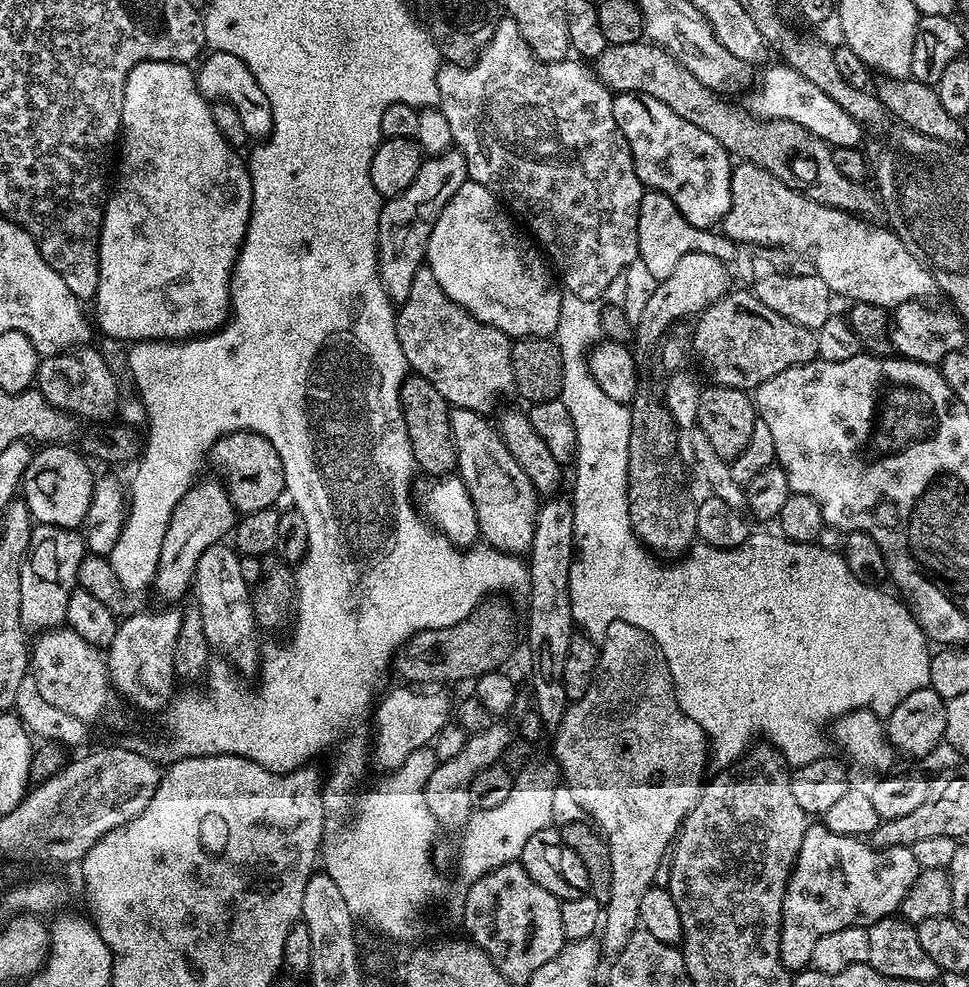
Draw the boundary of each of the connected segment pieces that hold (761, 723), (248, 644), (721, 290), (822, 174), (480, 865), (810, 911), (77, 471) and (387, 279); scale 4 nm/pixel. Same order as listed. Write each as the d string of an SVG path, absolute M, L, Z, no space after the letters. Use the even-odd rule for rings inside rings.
M571 294L561 295L558 326L554 333L554 341L560 348L561 360L564 363L562 388L558 398L566 406L566 410L570 410L570 418L576 427L574 472L580 476L616 476L616 480L612 480L612 496L608 496L608 500L588 500L588 496L580 496L580 492L573 488L570 492L574 520L575 559L572 561L572 569L569 572L569 596L575 627L583 635L600 638L603 637L604 631L617 620L618 622L630 622L630 626L638 626L651 637L663 657L678 706L701 727L710 741L710 768L713 773L723 772L724 769L732 767L749 751L750 745L753 743L751 740L759 732L768 736L767 743L780 753L780 759L789 769L795 770L819 760L825 755L824 740L820 737L820 731L824 727L825 731L839 716L844 716L847 712L867 710L876 713L881 718L887 718L894 710L894 706L898 706L898 702L902 702L902 698L914 694L914 690L929 687L932 660L930 649L928 650L929 641L923 630L920 629L920 624L910 611L909 605L903 599L901 599L902 601L895 600L890 593L880 592L884 590L879 587L858 582L858 578L854 578L854 574L850 574L850 566L846 566L843 555L839 551L831 552L830 549L823 548L823 543L799 544L793 540L786 540L779 534L771 536L768 532L753 531L748 540L742 542L742 546L737 548L712 548L709 544L696 542L683 556L664 563L661 563L640 543L639 538L632 533L628 517L628 443L630 442L632 415L625 405L614 402L614 398L606 398L606 394L600 389L598 382L594 382L588 369L588 353L602 336L600 310L601 305L597 301L578 298Z
M221 542L210 546L198 558L196 578L194 581L194 603L201 610L202 630L206 642L213 653L220 656L231 656L237 660L237 668L242 672L255 673L258 668L258 648L252 613L252 592L250 582L244 577L241 557L235 547Z
M688 253L678 260L668 278L659 281L652 293L640 320L634 326L632 356L635 358L637 377L651 379L653 366L659 355L666 328L675 318L684 318L690 314L698 316L714 302L726 296L731 289L729 269L725 263L709 254Z
M651 42L639 44L627 44L618 46L609 44L603 54L594 60L596 77L607 88L617 92L638 92L642 96L658 98L674 114L686 118L686 122L694 122L710 138L718 138L718 142L737 161L756 164L764 168L771 176L777 176L783 184L795 185L796 172L788 163L795 156L805 156L816 167L816 177L812 185L806 188L806 195L814 202L825 204L831 208L837 208L843 212L851 212L852 215L861 218L872 218L876 211L881 211L882 204L877 193L868 189L867 183L859 184L850 182L850 178L844 177L834 166L832 148L820 137L816 137L810 130L804 129L796 122L788 120L763 120L757 119L743 107L738 108L734 104L727 104L721 93L712 91L711 88L702 86L694 74L682 62L678 62L664 48Z
M525 770L515 777L510 798L502 806L490 810L476 810L469 815L462 829L460 840L460 876L464 882L482 878L494 868L519 861L522 846L538 830L553 827L552 811L556 808L556 796L552 784L544 776L531 776Z
M822 822L809 823L782 906L780 960L784 967L803 969L811 961L814 942L822 934L871 926L893 915L920 870L911 847L877 850L861 837L834 834Z
M47 445L33 455L24 473L22 496L39 525L76 530L85 523L96 481L88 467L87 459L69 445Z
M449 150L440 156L425 159L407 190L401 196L383 201L378 218L376 263L382 286L393 305L401 306L409 297L414 274L428 255L428 239L434 230L434 222L438 222L446 202L458 194L458 186L462 186L467 179L466 158L458 150Z

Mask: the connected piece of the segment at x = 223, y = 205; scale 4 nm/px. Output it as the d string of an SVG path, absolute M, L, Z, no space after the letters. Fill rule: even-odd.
M147 60L134 66L126 80L126 90L122 98L122 143L118 148L120 177L115 177L114 187L104 206L104 220L100 224L100 265L98 266L98 290L94 307L96 320L108 336L116 340L139 342L142 340L163 340L179 342L189 338L199 338L224 327L230 315L230 285L236 270L236 260L248 232L252 213L252 179L248 165L234 149L228 145L226 137L220 133L216 120L212 117L209 101L200 93L193 69L186 64L173 64L170 60Z

